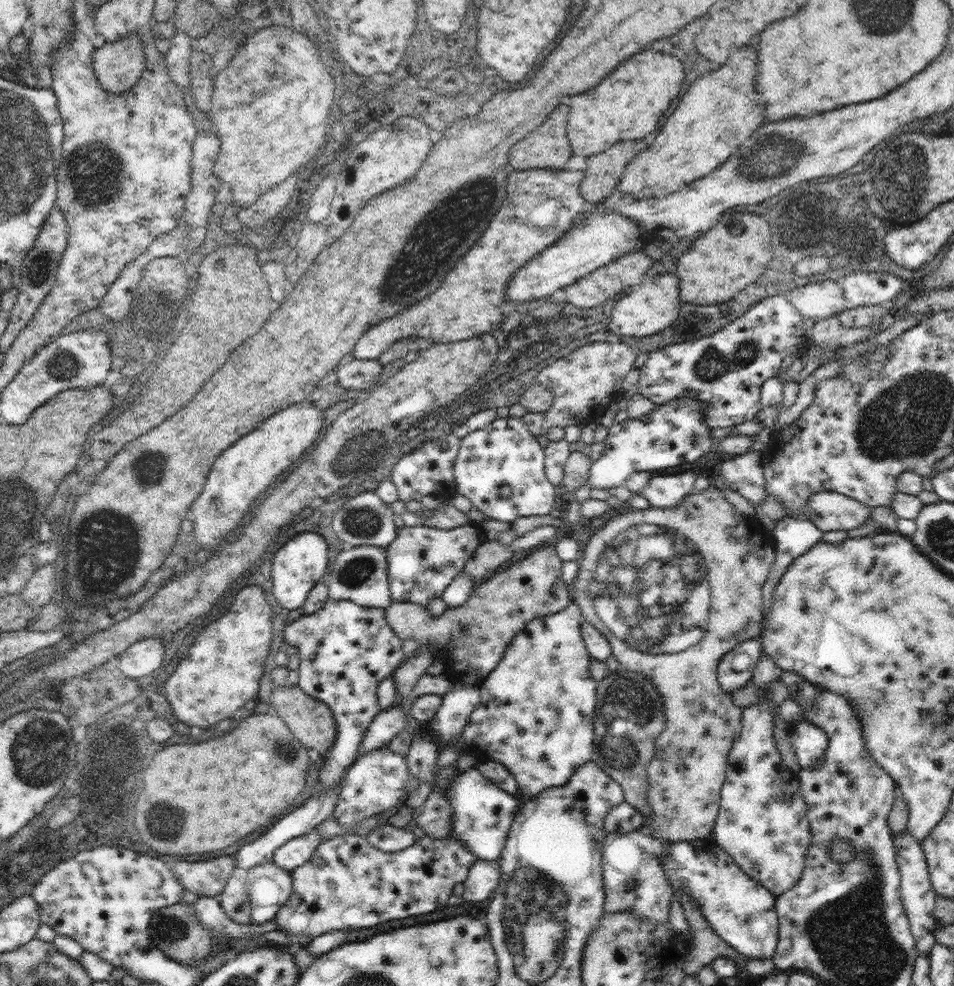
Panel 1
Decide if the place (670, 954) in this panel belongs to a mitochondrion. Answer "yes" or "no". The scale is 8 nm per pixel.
no

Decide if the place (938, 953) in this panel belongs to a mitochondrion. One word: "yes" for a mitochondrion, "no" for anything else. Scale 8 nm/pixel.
no

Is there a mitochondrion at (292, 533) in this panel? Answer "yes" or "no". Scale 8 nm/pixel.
no

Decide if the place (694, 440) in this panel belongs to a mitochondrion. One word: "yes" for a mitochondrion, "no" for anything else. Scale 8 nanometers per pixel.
yes

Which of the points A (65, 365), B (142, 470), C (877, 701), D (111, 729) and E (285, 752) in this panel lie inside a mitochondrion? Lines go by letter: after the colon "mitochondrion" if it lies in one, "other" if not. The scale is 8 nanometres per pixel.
A: mitochondrion
B: mitochondrion
C: mitochondrion
D: mitochondrion
E: mitochondrion

